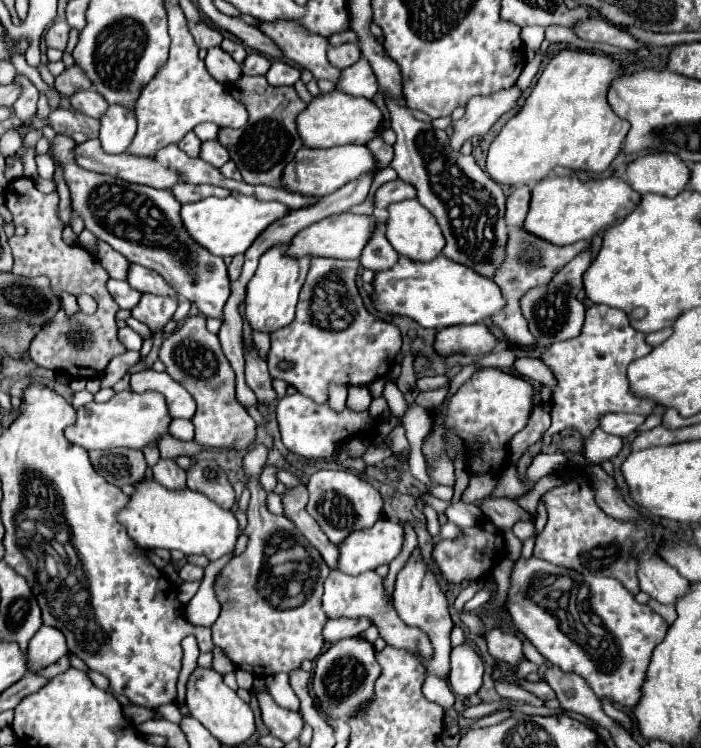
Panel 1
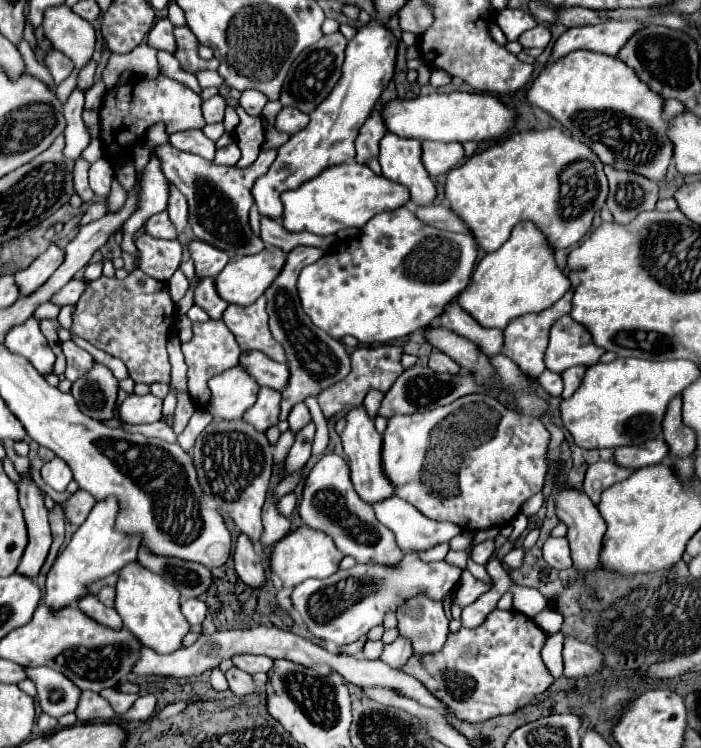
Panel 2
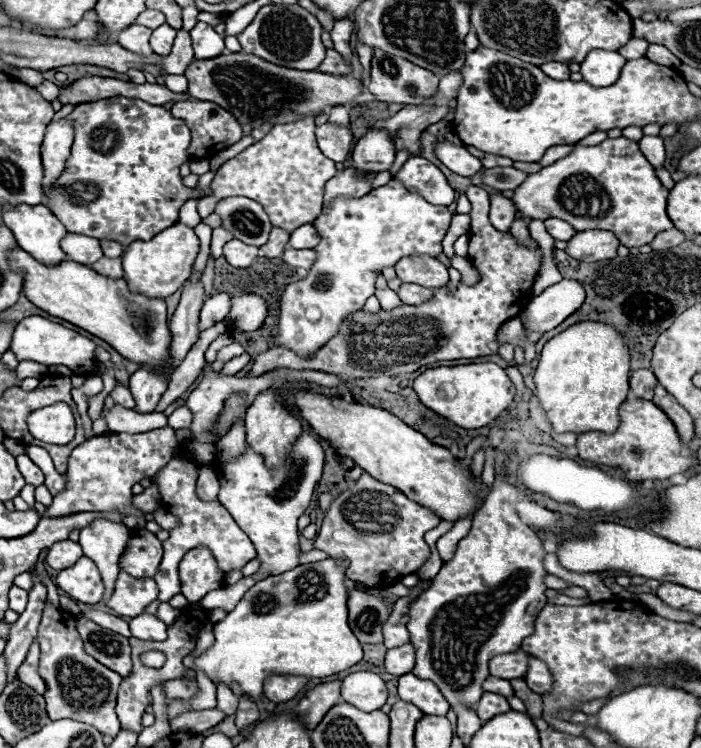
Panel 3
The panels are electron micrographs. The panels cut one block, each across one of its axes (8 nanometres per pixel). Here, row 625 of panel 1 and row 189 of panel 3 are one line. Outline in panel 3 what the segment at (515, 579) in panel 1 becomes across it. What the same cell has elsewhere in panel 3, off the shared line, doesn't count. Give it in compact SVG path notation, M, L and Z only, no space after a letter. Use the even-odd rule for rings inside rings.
M606 138L596 146L574 144L574 150L542 168L514 190L514 206L526 220L564 218L578 232L608 230L628 248L650 244L660 230L670 230L674 224L666 214L668 190L658 182L652 164L640 152L638 142Z

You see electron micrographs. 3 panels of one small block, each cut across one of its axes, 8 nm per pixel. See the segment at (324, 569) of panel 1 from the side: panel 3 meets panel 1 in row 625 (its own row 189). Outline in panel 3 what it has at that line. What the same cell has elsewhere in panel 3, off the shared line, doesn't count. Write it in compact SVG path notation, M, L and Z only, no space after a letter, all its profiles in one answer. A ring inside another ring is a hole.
M312 118L290 124L278 124L262 140L254 142L236 158L220 166L212 182L214 194L198 199L197 211L201 218L206 218L214 213L218 200L240 194L262 204L266 214L270 216L272 226L292 232L296 230L296 226L304 226L316 220L324 200L324 184L334 174L334 162L326 158L318 148Z

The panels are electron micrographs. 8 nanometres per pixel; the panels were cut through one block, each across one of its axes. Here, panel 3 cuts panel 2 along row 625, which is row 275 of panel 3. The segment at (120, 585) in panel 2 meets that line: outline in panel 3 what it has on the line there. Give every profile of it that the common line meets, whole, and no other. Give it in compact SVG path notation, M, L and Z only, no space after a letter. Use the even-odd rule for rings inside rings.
M176 222L148 242L132 242L124 252L124 280L128 288L146 298L168 298L184 286L196 260L200 242L192 228Z

